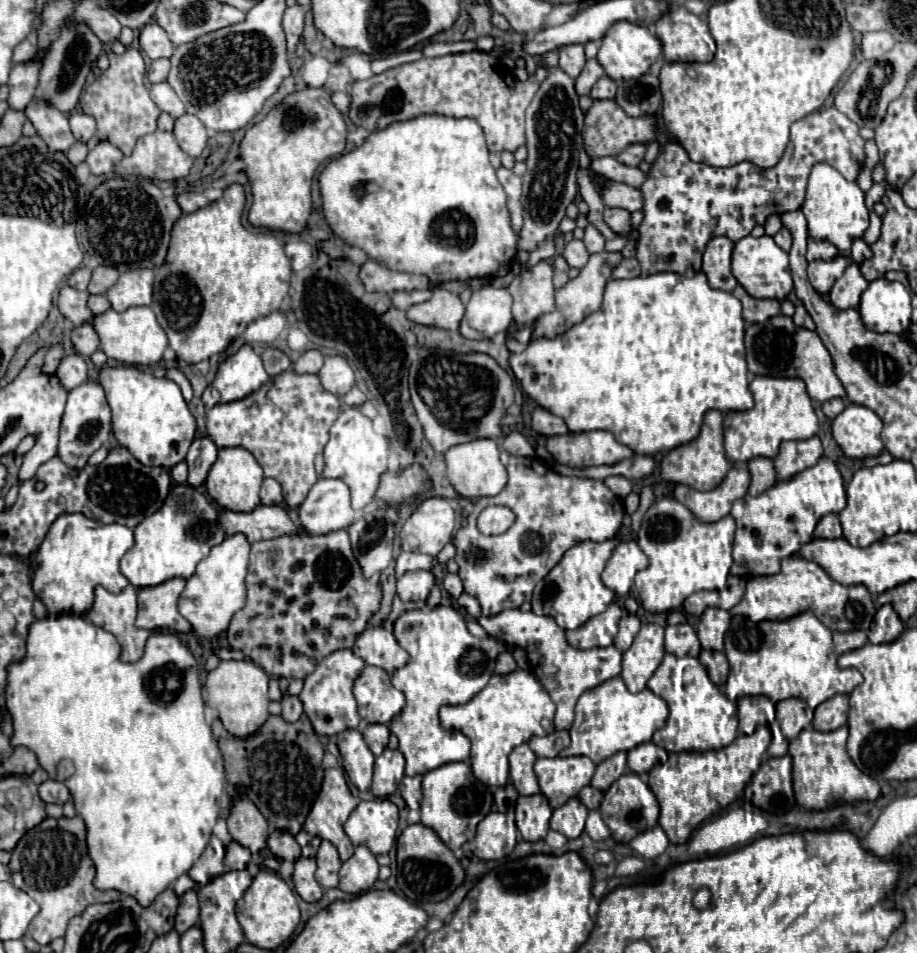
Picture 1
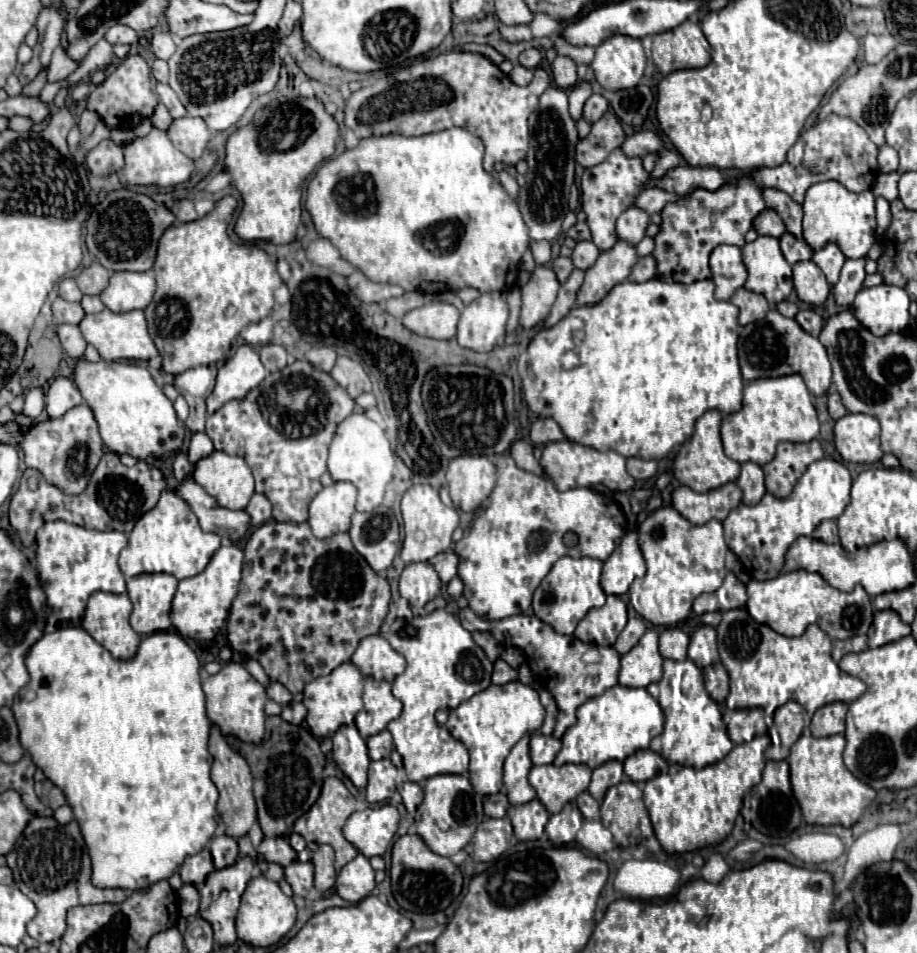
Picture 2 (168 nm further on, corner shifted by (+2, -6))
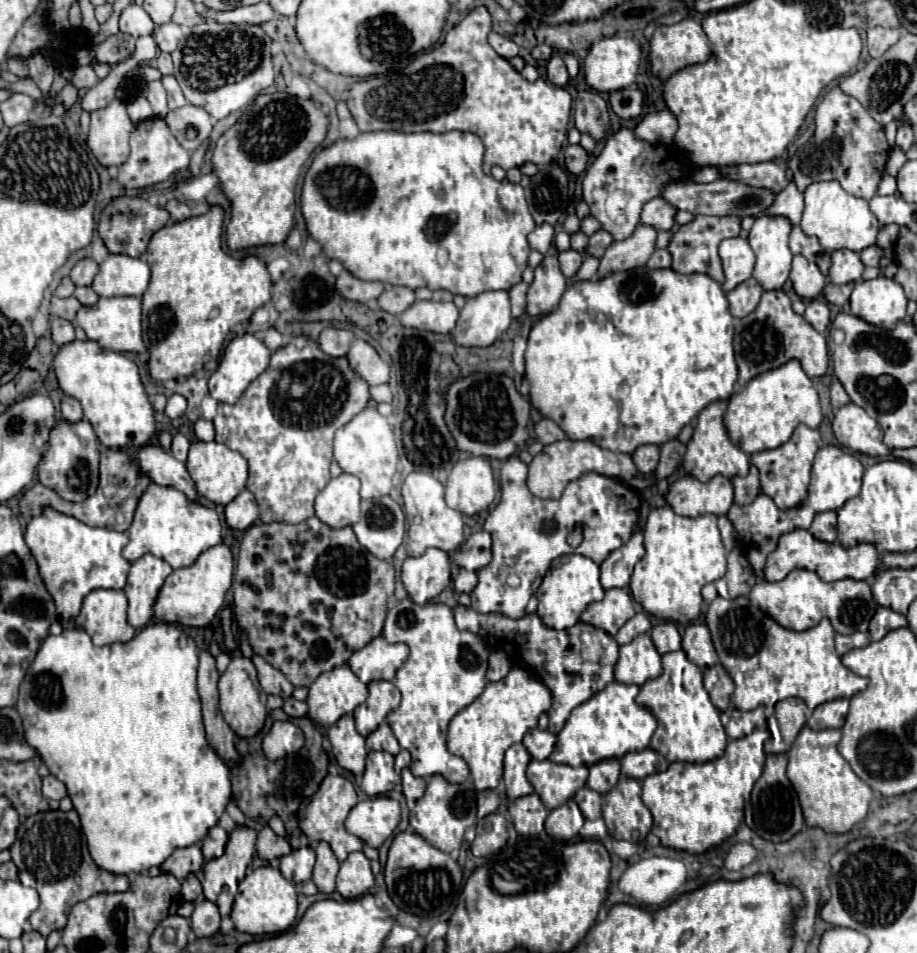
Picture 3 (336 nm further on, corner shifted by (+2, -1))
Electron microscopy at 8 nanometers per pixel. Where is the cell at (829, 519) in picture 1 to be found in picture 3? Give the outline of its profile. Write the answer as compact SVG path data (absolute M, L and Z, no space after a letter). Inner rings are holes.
M834 511L818 513L818 517L814 517L810 533L820 541L828 541L828 543L836 541L836 513Z

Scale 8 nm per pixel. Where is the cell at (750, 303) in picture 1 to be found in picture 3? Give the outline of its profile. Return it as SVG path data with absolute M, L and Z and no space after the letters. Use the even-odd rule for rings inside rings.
M748 279L742 285L738 285L736 289L732 289L726 297L730 301L730 313L734 313L734 317L746 317L748 313L752 313L758 307L758 301L762 297L762 287L754 281Z

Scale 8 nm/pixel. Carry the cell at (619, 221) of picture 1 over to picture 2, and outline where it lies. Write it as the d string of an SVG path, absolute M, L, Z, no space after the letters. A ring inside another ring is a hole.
M630 208L618 218L616 232L618 232L620 240L638 244L646 236L648 226L650 226L650 216L640 208Z

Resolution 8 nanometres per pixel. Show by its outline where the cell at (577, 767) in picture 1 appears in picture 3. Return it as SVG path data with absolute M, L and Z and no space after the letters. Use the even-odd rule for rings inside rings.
M548 759L544 761L530 761L526 769L526 777L532 783L534 791L542 797L542 803L546 809L556 809L558 805L564 805L568 799L574 797L578 789L586 785L588 767L570 767L570 765L558 765Z

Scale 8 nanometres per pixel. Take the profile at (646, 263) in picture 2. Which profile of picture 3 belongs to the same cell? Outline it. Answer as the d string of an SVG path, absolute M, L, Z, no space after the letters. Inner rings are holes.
M656 249L652 253L652 257L648 259L646 267L648 269L666 269L666 267L670 267L670 261L672 261L672 257L670 257L670 253L666 249Z

